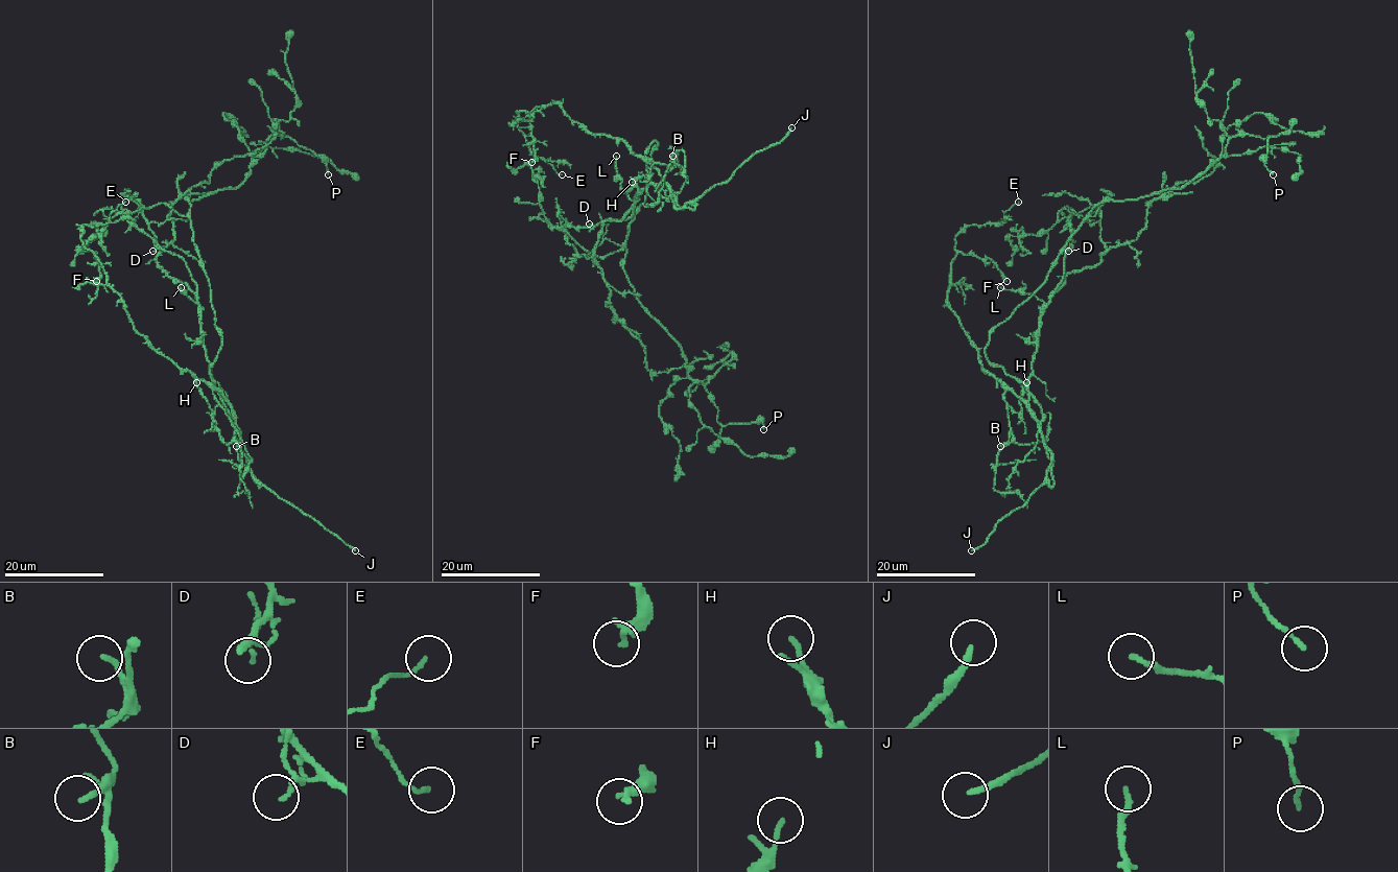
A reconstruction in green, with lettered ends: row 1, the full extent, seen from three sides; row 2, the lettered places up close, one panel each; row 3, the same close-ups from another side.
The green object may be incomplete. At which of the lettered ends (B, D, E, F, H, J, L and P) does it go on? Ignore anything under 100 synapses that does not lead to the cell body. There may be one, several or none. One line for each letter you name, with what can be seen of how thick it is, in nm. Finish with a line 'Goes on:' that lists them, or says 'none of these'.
J: Thickness 180 nm
Goes on: J

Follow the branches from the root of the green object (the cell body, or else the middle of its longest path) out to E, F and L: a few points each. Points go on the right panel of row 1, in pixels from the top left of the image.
E: (1009, 316), (985, 353), (1027, 400), (982, 369), (948, 301), (955, 237), (1001, 224), (1018, 202)
F: (1009, 316), (985, 353), (1026, 386), (1027, 400), (982, 369), (948, 301), (958, 253), (990, 258), (1006, 281)
L: (1009, 316), (990, 334), (987, 358), (1026, 384), (1033, 372), (1041, 307), (1044, 303), (1034, 295), (1000, 287)

